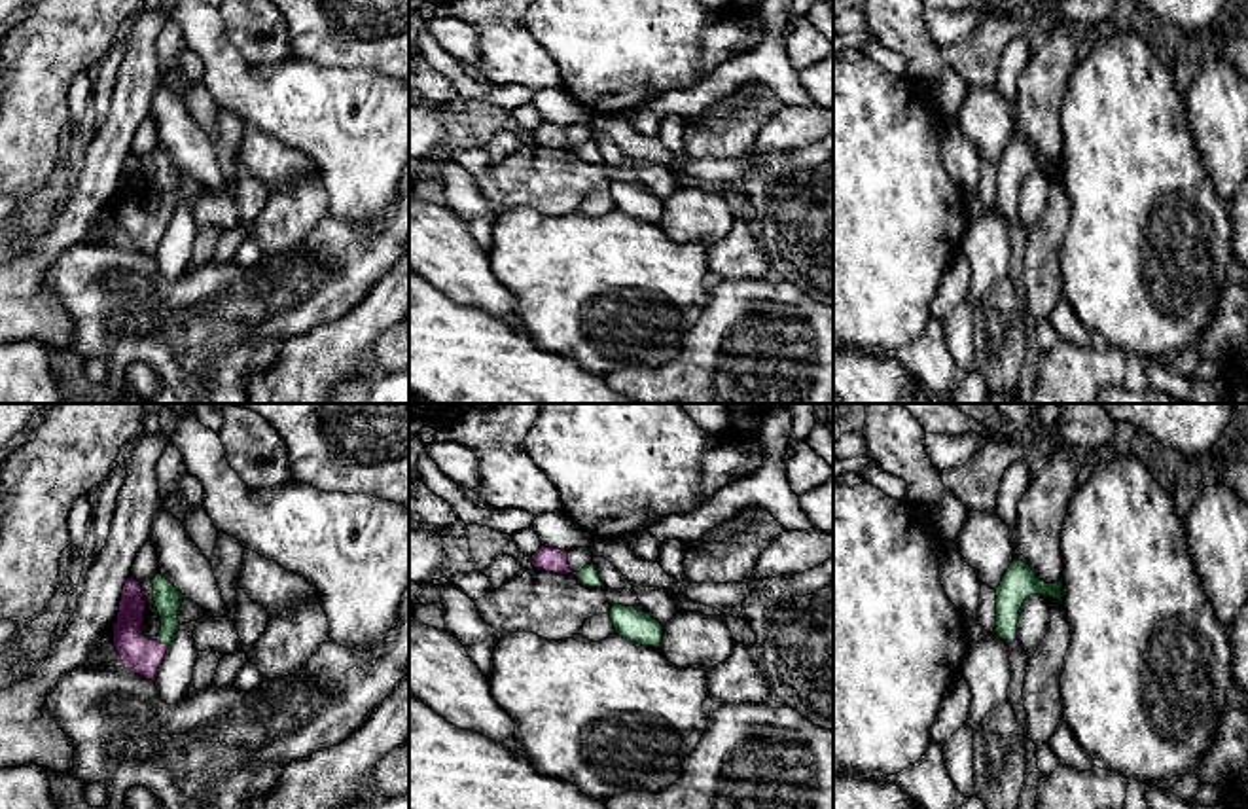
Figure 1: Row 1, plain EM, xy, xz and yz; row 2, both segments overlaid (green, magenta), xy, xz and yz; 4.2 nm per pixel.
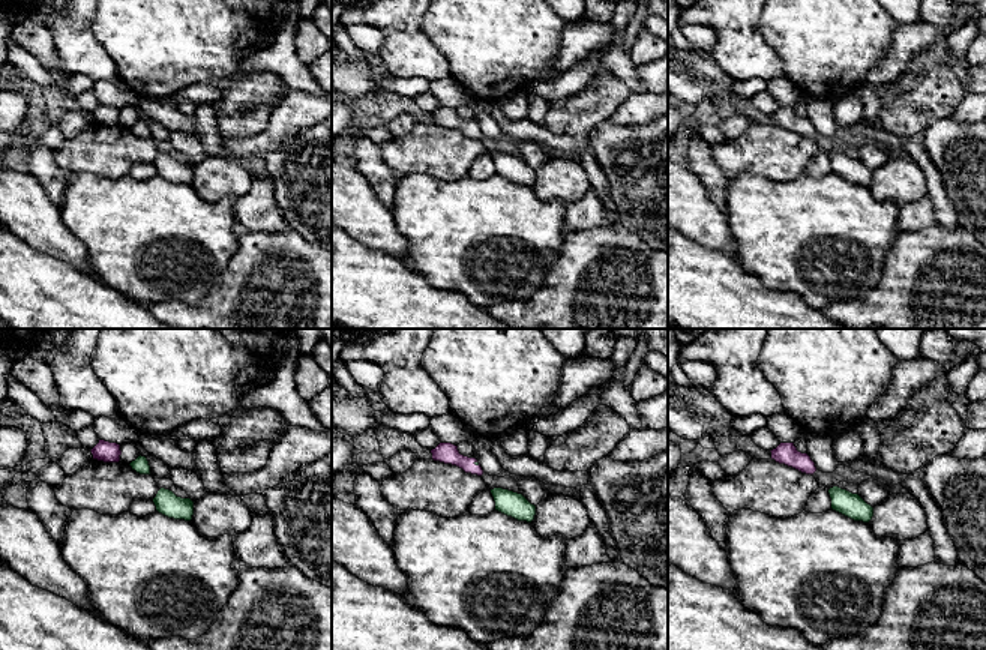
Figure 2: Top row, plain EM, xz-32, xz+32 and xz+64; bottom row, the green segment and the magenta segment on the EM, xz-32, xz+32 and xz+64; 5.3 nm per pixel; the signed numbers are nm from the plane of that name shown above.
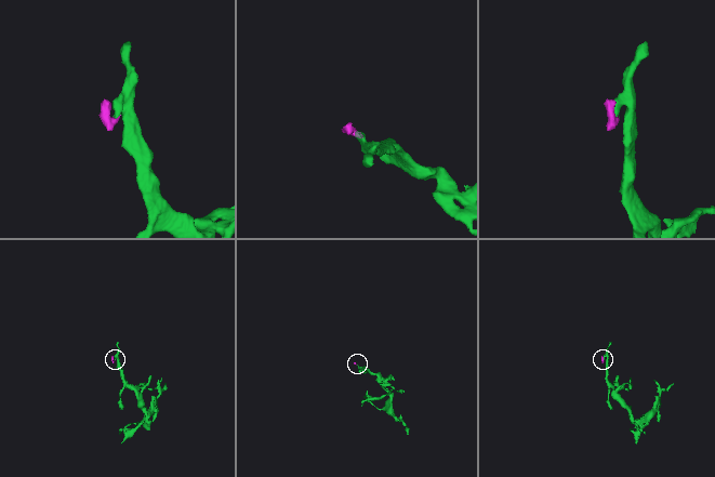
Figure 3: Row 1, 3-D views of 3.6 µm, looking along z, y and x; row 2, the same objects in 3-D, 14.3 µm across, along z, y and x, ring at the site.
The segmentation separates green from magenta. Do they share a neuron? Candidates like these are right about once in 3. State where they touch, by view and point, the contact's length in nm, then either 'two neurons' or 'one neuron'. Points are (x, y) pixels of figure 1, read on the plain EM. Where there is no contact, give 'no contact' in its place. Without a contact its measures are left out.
xy (161, 218) | 60 nm | one neuron

